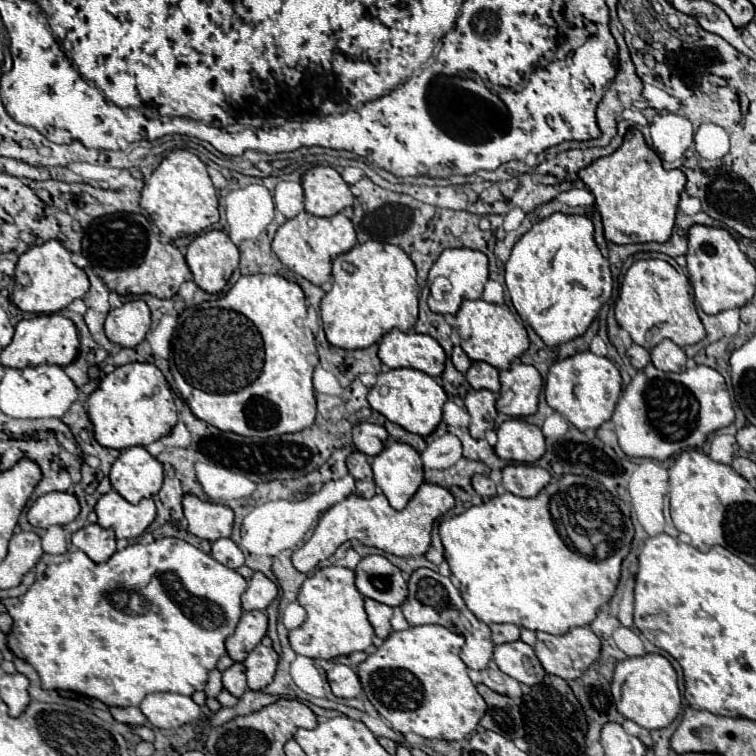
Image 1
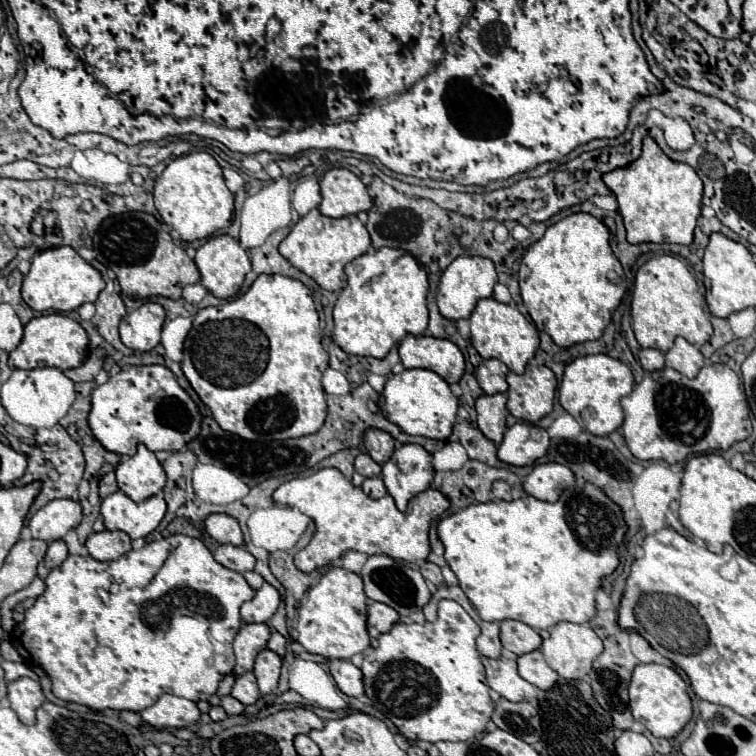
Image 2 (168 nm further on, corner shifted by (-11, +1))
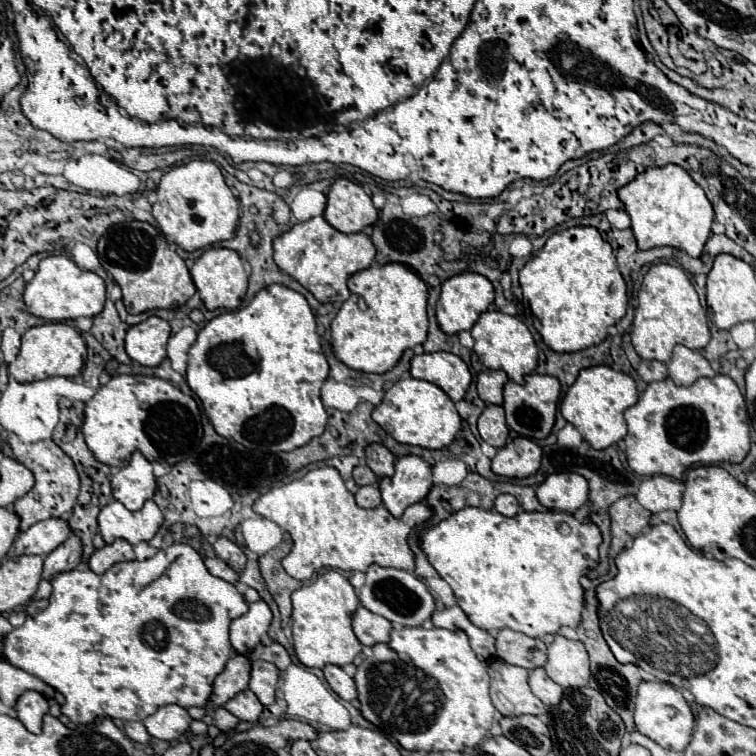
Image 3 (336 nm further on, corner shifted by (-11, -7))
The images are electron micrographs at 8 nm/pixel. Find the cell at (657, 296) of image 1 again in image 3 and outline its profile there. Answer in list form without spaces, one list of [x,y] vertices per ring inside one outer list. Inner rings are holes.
[[[669,263],[653,265],[643,277],[637,301],[639,305],[635,309],[630,336],[641,359],[657,359],[661,363],[669,363],[673,345],[681,343],[689,349],[703,349],[709,343],[707,313],[699,303],[695,287],[681,267]]]

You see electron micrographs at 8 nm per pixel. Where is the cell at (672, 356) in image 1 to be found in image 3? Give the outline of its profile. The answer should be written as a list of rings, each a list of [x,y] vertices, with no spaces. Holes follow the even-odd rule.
[[[675,345],[673,359],[667,365],[669,377],[675,385],[693,385],[699,377],[713,377],[715,371],[711,369],[709,361],[699,353],[685,345]]]

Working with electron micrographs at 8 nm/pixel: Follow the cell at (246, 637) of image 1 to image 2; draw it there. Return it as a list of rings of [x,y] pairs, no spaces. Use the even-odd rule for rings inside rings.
[[[241,625],[241,629],[235,635],[233,651],[235,651],[235,677],[253,671],[253,661],[257,653],[261,653],[269,639],[269,627],[263,625]]]

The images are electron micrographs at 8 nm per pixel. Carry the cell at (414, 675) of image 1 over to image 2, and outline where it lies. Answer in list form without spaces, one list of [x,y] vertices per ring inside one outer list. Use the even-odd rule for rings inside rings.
[[[441,601],[435,623],[395,623],[389,633],[383,633],[377,639],[377,649],[363,659],[361,673],[365,695],[371,699],[371,705],[377,707],[409,741],[437,743],[473,739],[477,733],[485,731],[495,709],[489,697],[481,653],[475,645],[477,635],[479,625],[457,601]]]

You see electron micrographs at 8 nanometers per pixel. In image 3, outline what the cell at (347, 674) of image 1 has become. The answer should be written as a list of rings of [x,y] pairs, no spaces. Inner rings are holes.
[[[325,665],[323,667],[325,679],[331,685],[331,689],[345,701],[355,701],[357,699],[357,687],[353,677],[349,677],[341,667],[337,665]]]

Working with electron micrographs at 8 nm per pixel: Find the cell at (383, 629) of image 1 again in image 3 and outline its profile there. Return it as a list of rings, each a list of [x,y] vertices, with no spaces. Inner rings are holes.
[[[359,607],[357,613],[353,615],[353,631],[357,635],[357,639],[363,645],[377,645],[377,643],[385,643],[389,641],[389,631],[391,631],[391,621],[387,621],[385,617],[371,613],[365,607]]]

